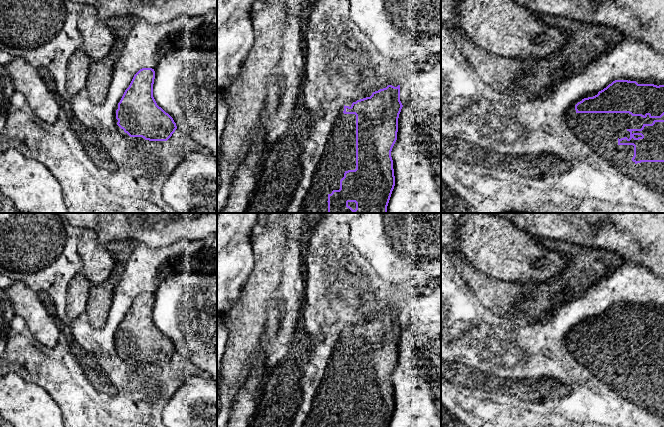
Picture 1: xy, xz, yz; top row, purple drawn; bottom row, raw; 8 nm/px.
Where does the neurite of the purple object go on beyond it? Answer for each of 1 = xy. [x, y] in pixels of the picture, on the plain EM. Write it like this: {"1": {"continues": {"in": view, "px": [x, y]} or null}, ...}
{"1": {"continues": null}}

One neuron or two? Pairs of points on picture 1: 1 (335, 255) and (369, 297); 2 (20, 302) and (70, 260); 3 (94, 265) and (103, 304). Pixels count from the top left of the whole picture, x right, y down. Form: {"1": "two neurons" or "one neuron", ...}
{"1": "one neuron", "2": "two neurons", "3": "two neurons"}

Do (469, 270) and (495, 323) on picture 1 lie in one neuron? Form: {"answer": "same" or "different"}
{"answer": "same"}

